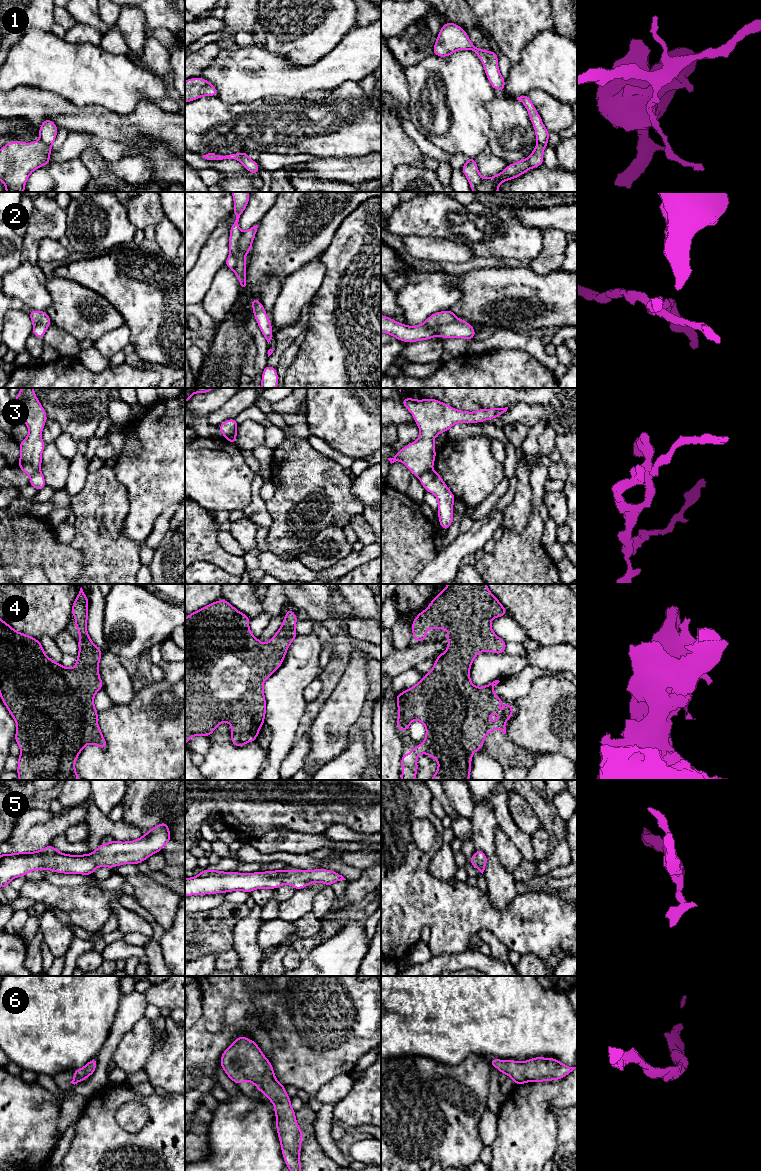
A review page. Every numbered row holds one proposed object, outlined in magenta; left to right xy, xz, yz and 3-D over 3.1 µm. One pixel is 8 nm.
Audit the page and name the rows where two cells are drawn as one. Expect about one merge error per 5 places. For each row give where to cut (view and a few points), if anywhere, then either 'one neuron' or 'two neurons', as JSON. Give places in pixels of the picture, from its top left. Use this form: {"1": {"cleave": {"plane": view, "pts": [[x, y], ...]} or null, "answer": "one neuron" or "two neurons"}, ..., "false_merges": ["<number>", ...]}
{"1": {"cleave": {"plane": "xy", "pts": [[40, 139], [50, 146]]}, "answer": "two neurons"}, "2": {"cleave": null, "answer": "one neuron"}, "3": {"cleave": {"plane": "yz", "pts": [[430, 469], [419, 478]]}, "answer": "two neurons"}, "4": {"cleave": null, "answer": "one neuron"}, "5": {"cleave": null, "answer": "one neuron"}, "6": {"cleave": null, "answer": "one neuron"}, "false_merges": ["1", "3"]}

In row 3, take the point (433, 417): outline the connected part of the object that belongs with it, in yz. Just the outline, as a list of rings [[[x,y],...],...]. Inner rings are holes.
[[[402,398],[402,404],[413,415],[420,429],[419,438],[399,450],[390,463],[403,462],[417,478],[431,470],[436,458],[434,438],[447,432],[456,423],[484,422],[501,416],[505,408],[478,409],[475,412],[457,410],[436,399]]]

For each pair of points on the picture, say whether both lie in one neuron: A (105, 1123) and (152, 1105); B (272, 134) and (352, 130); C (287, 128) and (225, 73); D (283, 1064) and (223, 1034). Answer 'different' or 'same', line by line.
A: same
B: same
C: different
D: same

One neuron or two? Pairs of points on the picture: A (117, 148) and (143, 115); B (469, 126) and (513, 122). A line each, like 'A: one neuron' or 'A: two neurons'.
A: two neurons
B: two neurons

